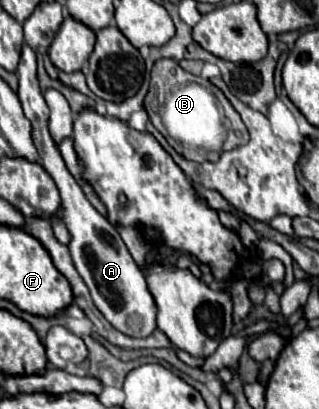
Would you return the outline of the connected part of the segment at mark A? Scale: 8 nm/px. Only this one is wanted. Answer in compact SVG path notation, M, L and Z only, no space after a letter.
M24 44L22 58L20 58L16 74L18 74L18 80L20 80L18 98L22 102L26 118L32 124L32 138L34 138L34 146L38 148L38 154L40 154L40 164L54 178L54 182L60 190L62 220L64 220L64 224L70 232L70 238L72 238L68 248L70 248L70 254L72 254L72 260L74 260L74 266L76 266L78 274L86 282L96 308L102 312L102 316L116 330L120 330L122 334L132 336L132 338L150 336L158 328L156 326L154 296L150 294L146 278L140 272L140 268L136 266L136 262L132 260L126 244L122 242L122 238L118 234L118 230L88 202L82 188L74 180L74 176L68 172L68 168L66 168L66 164L60 156L58 144L52 140L52 136L48 132L48 106L46 106L44 94L38 86L38 78L36 78L36 54L26 44Z

